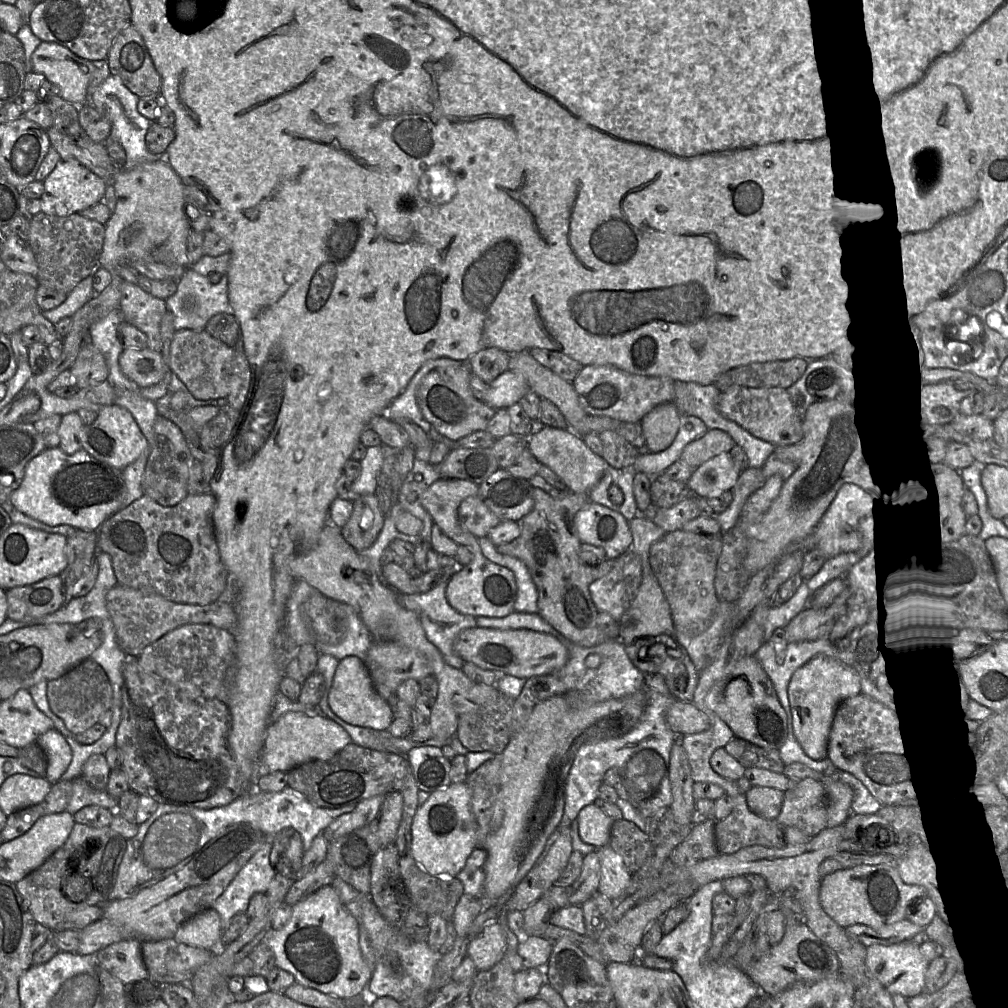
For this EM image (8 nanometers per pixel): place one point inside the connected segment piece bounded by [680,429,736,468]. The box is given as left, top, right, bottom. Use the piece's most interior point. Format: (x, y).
(714, 442)

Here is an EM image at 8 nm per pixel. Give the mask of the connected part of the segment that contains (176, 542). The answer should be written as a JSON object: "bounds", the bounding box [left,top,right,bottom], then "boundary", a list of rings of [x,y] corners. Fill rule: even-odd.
{"bounds":[97,490,228,605],"boundary":[[[209,490],[201,494],[188,494],[174,506],[162,506],[143,495],[107,518],[97,530],[97,547],[99,552],[111,556],[117,584],[152,590],[177,603],[207,605],[218,600],[227,586],[228,572],[215,537],[214,507],[215,497]]]}

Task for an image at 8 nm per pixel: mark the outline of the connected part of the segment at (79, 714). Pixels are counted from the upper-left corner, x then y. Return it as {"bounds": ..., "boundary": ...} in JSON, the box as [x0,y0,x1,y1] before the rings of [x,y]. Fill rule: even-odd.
{"bounds":[47,658,113,734],"boundary":[[[88,658],[60,678],[47,682],[47,698],[51,710],[73,734],[83,733],[112,708],[113,692],[109,677],[96,661]]]}

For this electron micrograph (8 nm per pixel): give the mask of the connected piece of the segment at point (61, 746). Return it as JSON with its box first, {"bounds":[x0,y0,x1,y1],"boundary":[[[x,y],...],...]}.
{"bounds":[36,727,71,784],"boundary":[[[55,727],[40,735],[36,741],[44,750],[48,761],[44,777],[54,784],[60,780],[71,762],[71,748]]]}

